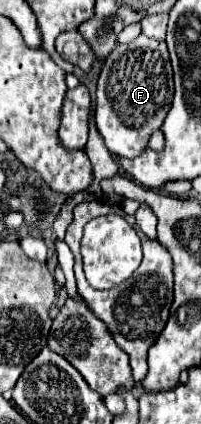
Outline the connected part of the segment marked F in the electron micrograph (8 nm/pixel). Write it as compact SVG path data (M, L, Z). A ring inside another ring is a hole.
M139 35L133 43L115 45L115 49L103 61L97 79L97 91L95 91L95 125L109 153L125 159L137 157L147 147L151 131L163 125L167 109L171 105L171 97L173 97L173 71L171 71L171 61L169 61L165 41L155 41L145 35Z

